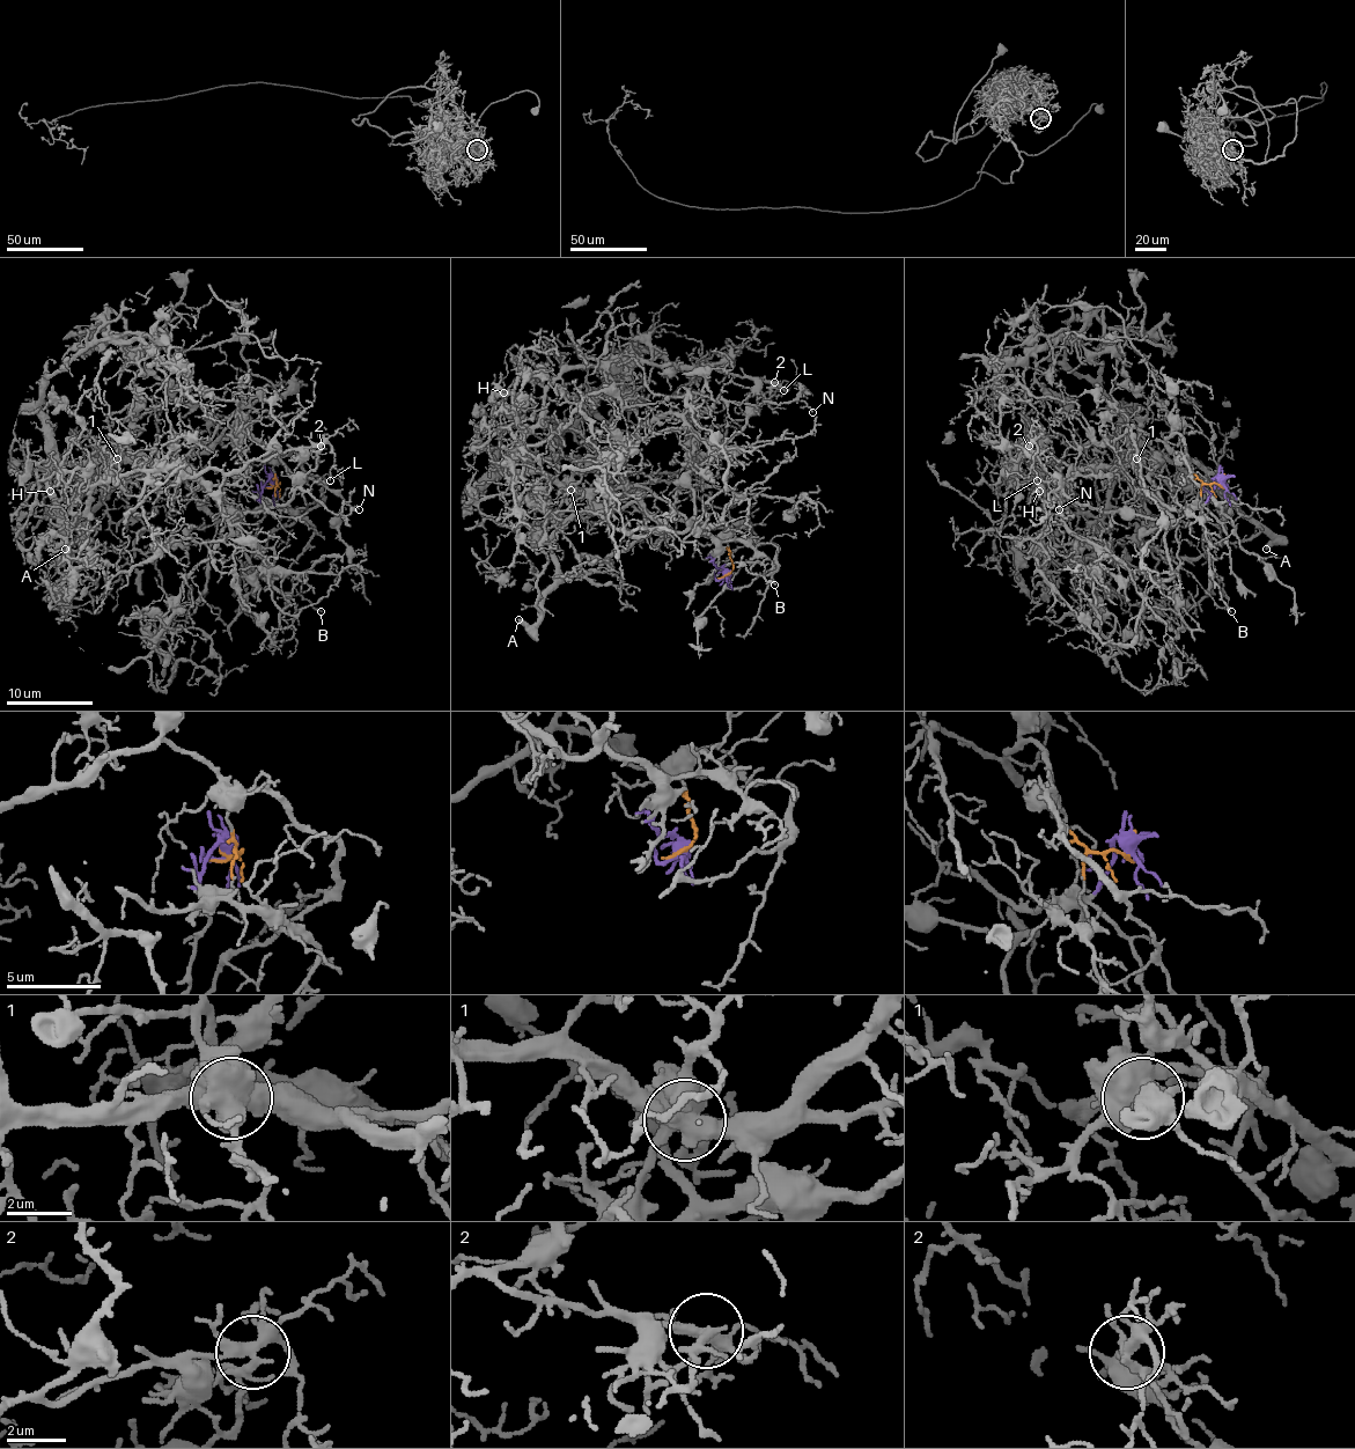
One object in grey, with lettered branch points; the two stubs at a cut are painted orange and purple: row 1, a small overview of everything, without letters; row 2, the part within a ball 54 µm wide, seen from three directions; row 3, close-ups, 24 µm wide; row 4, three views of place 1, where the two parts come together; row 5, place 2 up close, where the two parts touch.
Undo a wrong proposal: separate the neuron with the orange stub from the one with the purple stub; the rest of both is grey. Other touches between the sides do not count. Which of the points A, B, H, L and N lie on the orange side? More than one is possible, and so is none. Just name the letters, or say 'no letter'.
A, N

